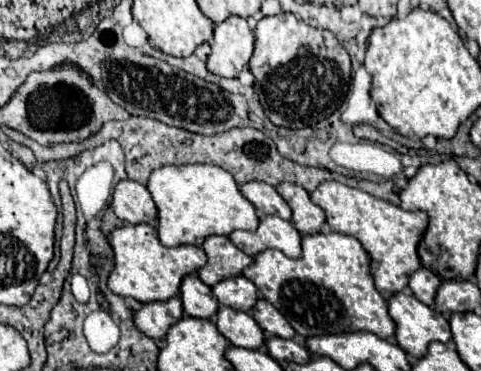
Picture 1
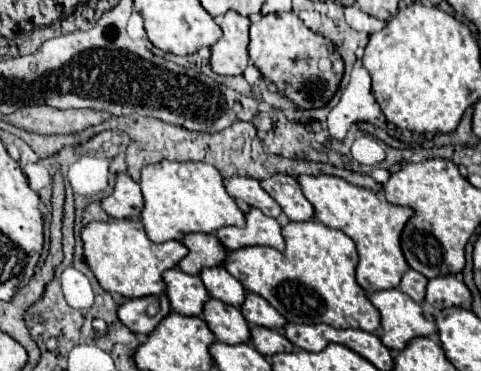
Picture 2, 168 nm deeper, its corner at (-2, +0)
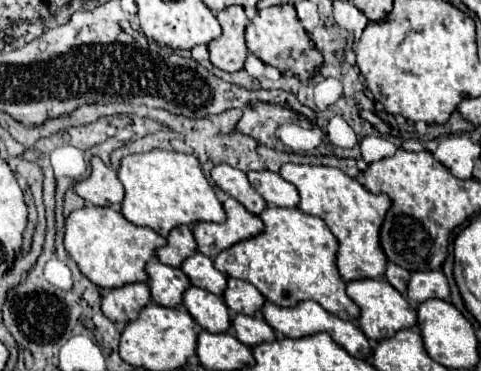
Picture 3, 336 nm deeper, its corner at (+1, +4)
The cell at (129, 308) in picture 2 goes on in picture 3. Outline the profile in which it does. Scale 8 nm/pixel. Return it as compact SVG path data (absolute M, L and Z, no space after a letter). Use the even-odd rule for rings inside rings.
M128 284L114 290L104 290L102 296L102 312L112 322L128 324L128 320L136 320L140 316L140 308L152 302L148 284Z

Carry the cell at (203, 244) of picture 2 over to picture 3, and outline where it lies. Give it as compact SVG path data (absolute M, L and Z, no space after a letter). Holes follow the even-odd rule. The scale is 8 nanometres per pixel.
M178 226L174 228L170 234L168 234L168 244L164 248L158 248L156 250L156 256L162 264L168 264L168 266L174 266L174 268L180 268L182 262L196 254L196 240L192 236L192 230L190 226Z

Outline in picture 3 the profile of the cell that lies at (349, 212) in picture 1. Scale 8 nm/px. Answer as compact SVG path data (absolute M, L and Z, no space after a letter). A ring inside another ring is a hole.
M284 164L280 168L280 176L298 188L298 208L306 214L322 218L338 238L338 272L346 282L384 276L384 264L388 264L388 258L384 252L380 252L380 224L384 224L384 216L392 206L388 196L372 194L358 180L346 176L338 168L328 166Z

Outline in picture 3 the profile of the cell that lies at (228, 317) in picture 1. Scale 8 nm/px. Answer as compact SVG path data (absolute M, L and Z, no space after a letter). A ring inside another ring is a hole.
M190 286L184 294L184 302L186 310L190 312L190 316L208 332L212 334L220 334L220 332L228 332L232 326L232 318L230 318L230 310L224 304L224 300L216 294L210 294L202 288Z

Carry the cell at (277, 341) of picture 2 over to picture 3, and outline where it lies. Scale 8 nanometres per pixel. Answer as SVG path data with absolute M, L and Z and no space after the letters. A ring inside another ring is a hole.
M238 314L232 320L232 328L236 332L236 338L246 344L246 346L256 346L262 342L272 342L276 340L274 330L268 326L268 322L262 316L244 316Z

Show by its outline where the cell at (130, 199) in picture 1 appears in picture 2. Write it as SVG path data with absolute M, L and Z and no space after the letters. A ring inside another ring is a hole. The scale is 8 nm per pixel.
M117 174L115 178L115 188L109 196L101 200L101 208L111 216L111 218L139 218L139 208L143 208L143 194L139 192L139 184L131 180L127 174Z

